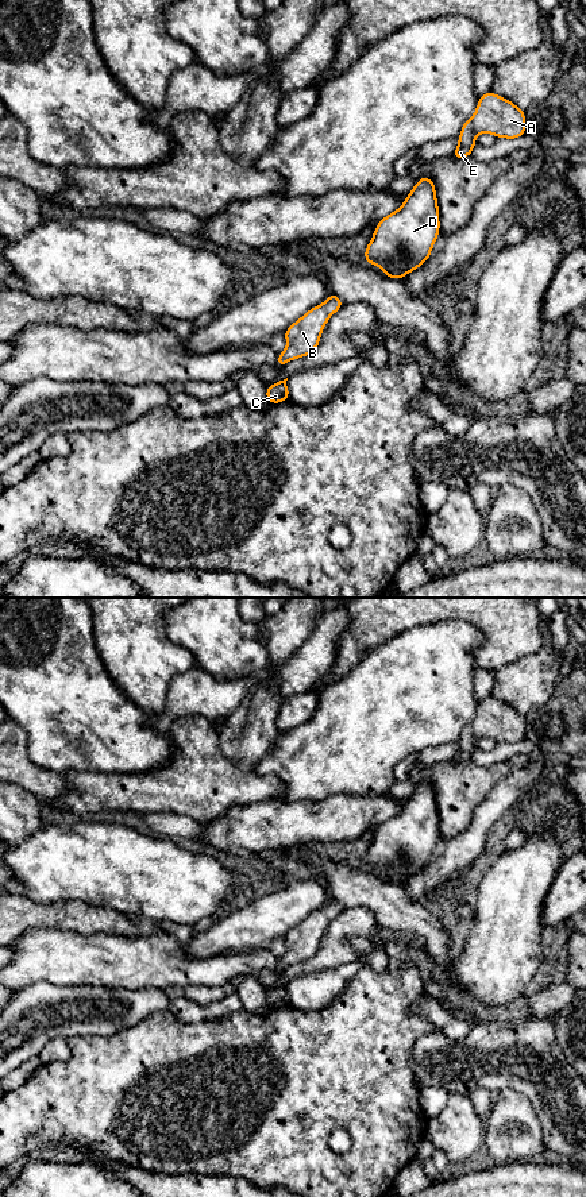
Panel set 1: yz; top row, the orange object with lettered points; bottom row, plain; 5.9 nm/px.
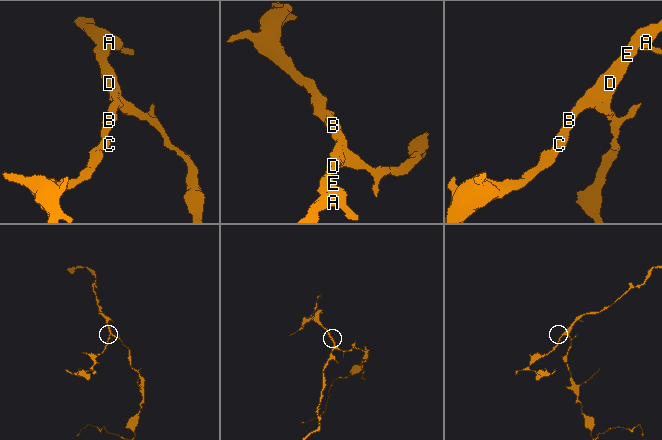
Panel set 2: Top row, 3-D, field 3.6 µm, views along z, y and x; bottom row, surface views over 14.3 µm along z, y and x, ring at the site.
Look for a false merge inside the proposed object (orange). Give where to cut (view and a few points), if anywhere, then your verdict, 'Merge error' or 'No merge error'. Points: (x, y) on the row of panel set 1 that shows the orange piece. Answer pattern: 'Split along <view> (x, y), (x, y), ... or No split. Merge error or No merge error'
No split. No merge error

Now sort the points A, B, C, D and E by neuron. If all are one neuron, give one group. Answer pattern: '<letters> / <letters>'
A B C D E

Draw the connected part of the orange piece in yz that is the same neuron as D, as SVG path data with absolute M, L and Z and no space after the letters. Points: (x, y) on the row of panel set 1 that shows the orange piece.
M421 177L401 208L378 221L363 252L366 265L381 266L383 275L402 279L429 259L439 229L435 182Z

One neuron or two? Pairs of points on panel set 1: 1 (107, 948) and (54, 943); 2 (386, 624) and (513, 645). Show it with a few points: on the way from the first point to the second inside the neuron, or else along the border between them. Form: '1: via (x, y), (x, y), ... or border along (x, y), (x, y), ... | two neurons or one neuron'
1: via (93, 948), (68, 948) | one neuron
2: via (417, 611), (480, 611), (482, 614) | one neuron

